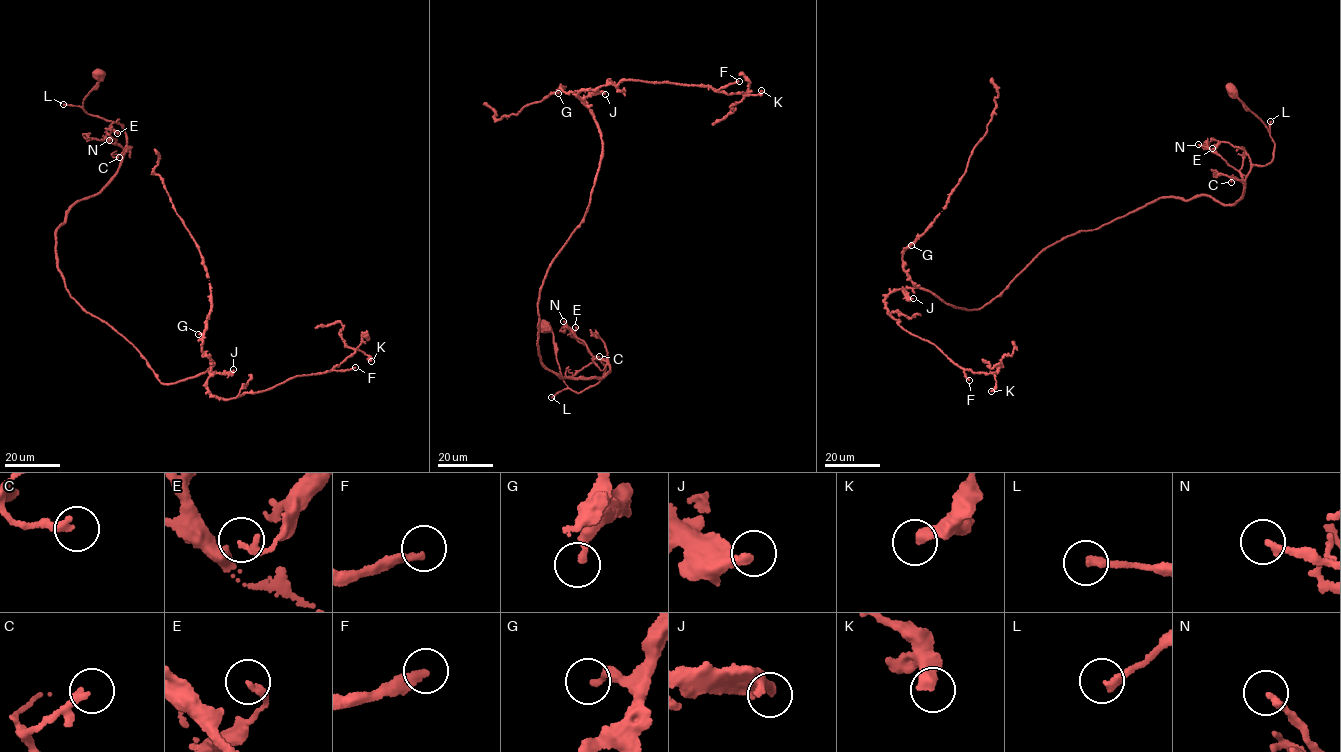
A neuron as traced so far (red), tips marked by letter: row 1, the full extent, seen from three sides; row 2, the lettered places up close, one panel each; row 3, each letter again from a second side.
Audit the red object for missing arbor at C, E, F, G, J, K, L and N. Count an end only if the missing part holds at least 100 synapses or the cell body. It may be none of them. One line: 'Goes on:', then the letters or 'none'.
Goes on: none

